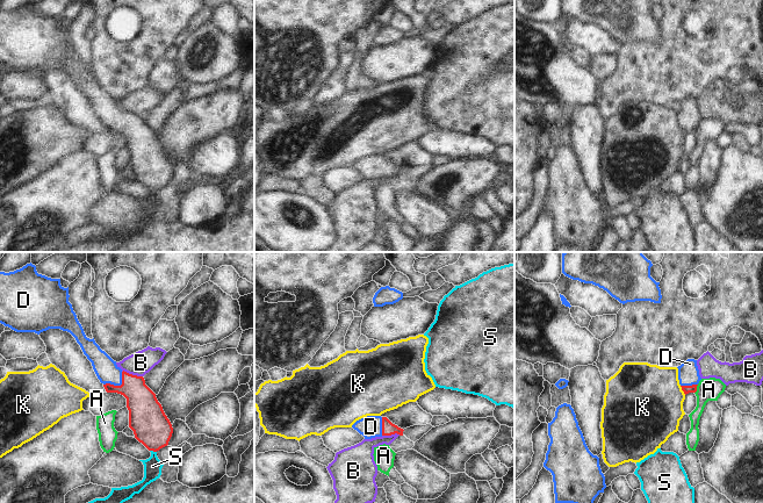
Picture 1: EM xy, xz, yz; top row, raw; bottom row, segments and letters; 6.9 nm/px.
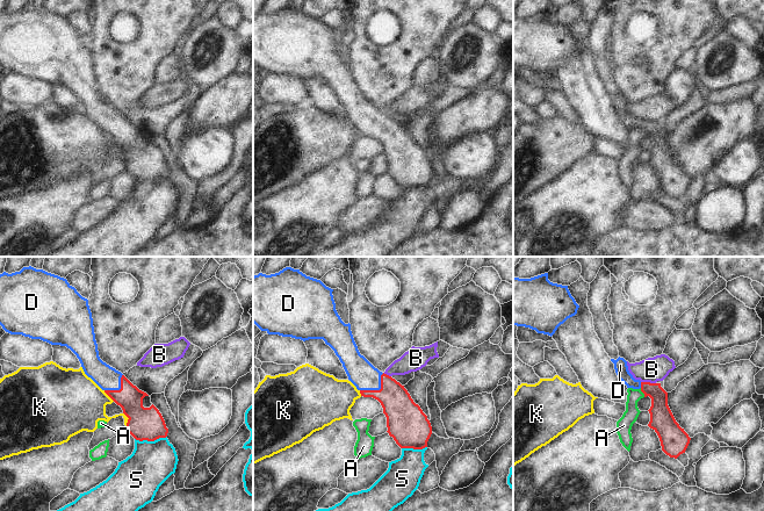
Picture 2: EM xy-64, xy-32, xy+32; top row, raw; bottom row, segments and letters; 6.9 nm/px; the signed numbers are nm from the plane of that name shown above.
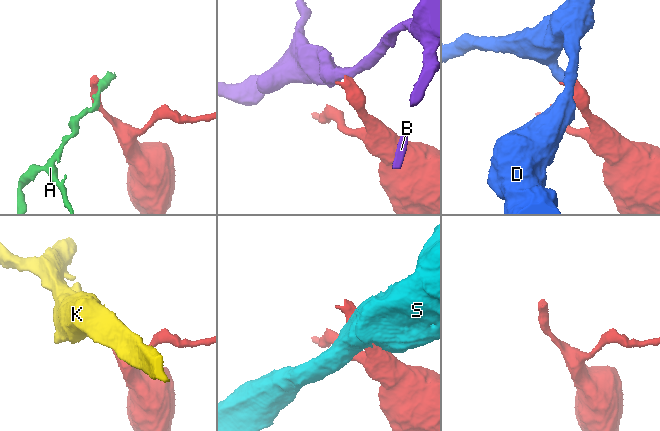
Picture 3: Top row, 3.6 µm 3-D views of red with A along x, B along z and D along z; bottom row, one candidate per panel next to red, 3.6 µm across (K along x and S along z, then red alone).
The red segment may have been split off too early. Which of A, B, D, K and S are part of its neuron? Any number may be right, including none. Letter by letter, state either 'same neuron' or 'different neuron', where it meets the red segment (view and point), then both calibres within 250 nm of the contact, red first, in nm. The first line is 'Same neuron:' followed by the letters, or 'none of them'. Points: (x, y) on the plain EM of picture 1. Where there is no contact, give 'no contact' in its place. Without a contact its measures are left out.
Same neuron: D
A: different neuron; contact yz (696, 129); calibres 60 and 160 nm
B: different neuron; contact xy (131, 114); calibres 220 and 160 nm
D: same neuron; contact xy (117, 126); calibres 220 and 160 nm
K: different neuron; contact yz (682, 129); calibres 60 and 480 nm
S: different neuron; contact xy (153, 191); calibres 260 and 130 nm

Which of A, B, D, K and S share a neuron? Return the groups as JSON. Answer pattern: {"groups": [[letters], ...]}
{"groups": [["A"], ["B"], ["D"], ["K"], ["S"]]}

